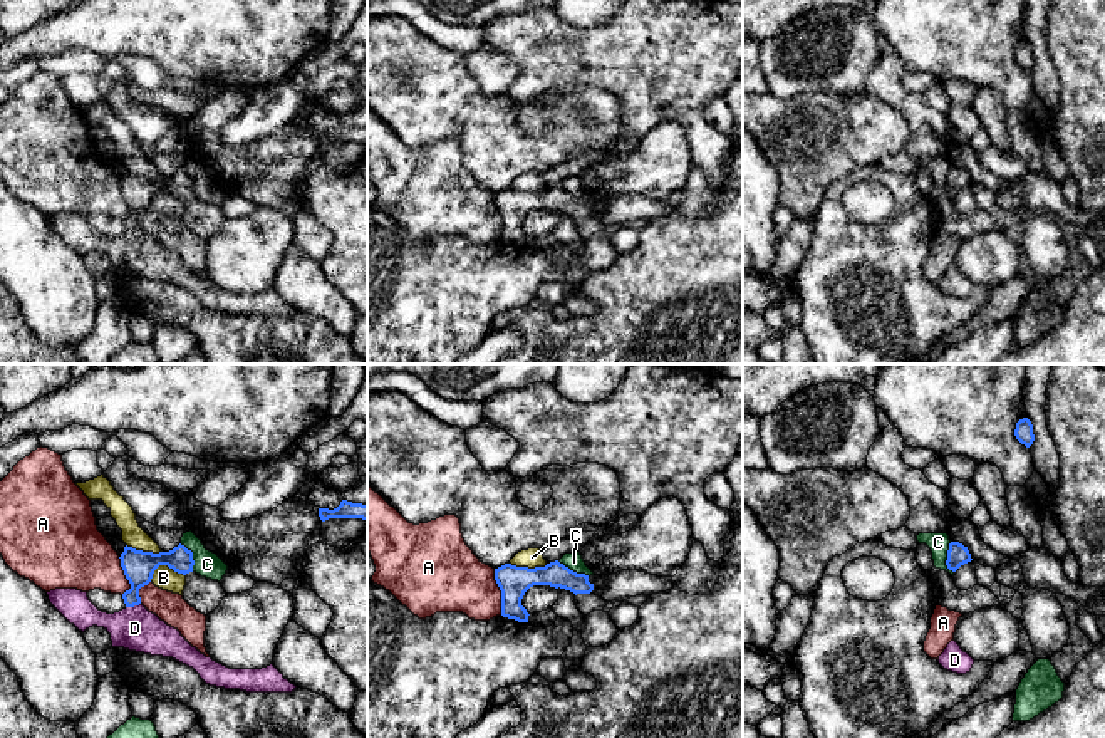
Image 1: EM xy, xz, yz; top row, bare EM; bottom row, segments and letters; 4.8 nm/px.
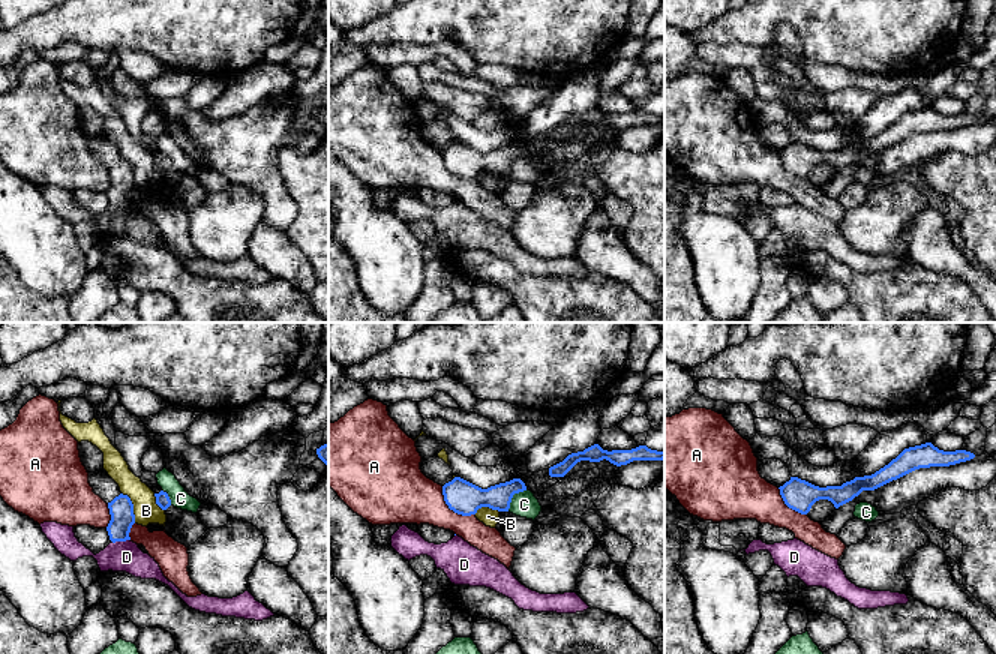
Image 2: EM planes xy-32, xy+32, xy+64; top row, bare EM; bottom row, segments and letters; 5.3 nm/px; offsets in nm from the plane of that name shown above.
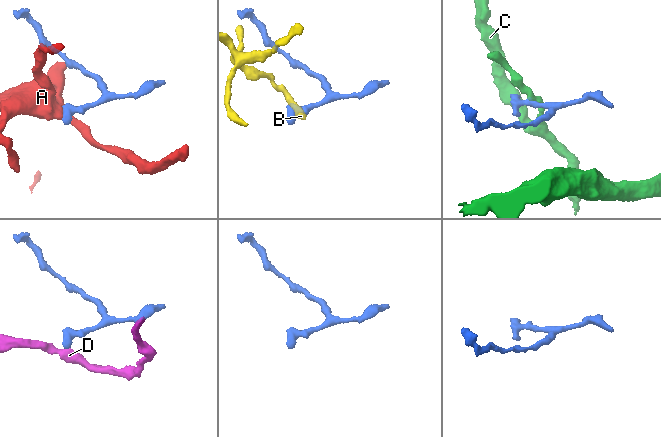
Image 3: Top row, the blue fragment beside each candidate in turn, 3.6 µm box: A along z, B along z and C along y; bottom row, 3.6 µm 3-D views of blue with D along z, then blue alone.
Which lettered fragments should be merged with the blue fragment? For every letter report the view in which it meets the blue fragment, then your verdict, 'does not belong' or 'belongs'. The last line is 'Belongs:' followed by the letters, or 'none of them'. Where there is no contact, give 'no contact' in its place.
A: xz | does not belong
B: xy | does not belong
C: yz | does not belong
D: xy | belongs
Belongs: D

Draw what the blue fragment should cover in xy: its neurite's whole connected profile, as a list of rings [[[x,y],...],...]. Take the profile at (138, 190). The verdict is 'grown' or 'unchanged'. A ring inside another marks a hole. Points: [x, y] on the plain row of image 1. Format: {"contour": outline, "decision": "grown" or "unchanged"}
{"contour": [[[178,169],[169,176],[143,176],[124,171],[121,191],[131,213],[122,218],[126,231],[107,238],[99,235],[77,213],[55,213],[47,216],[50,228],[79,255],[92,250],[104,252],[111,258],[112,272],[124,272],[151,280],[173,282],[193,292],[200,302],[216,312],[240,314],[246,317],[292,317],[295,309],[283,302],[273,290],[262,294],[230,294],[193,272],[178,253],[168,250],[149,236],[139,221],[139,213],[148,210],[159,190],[168,190],[178,198],[193,196],[193,176]]], "decision": "grown"}

